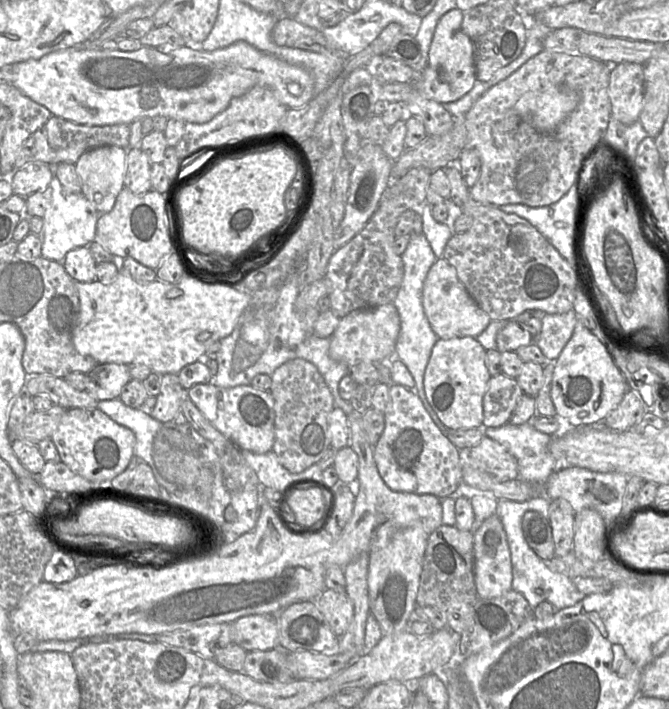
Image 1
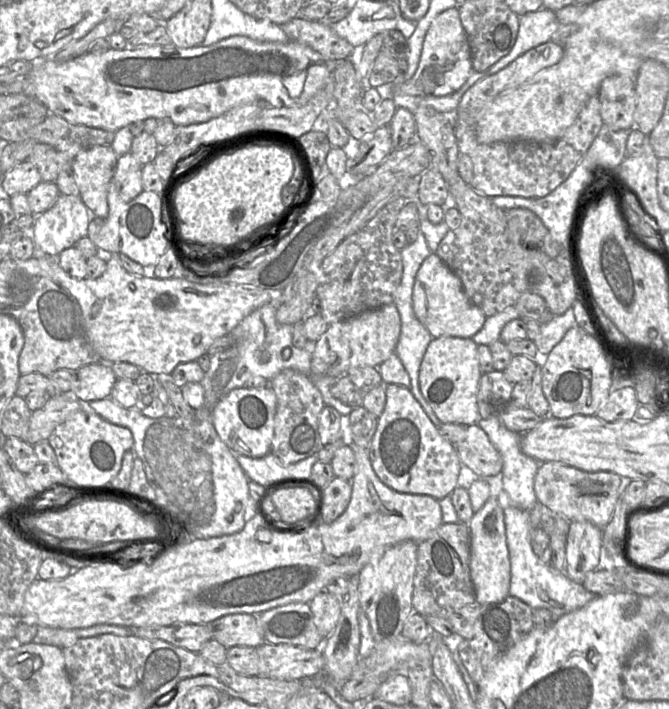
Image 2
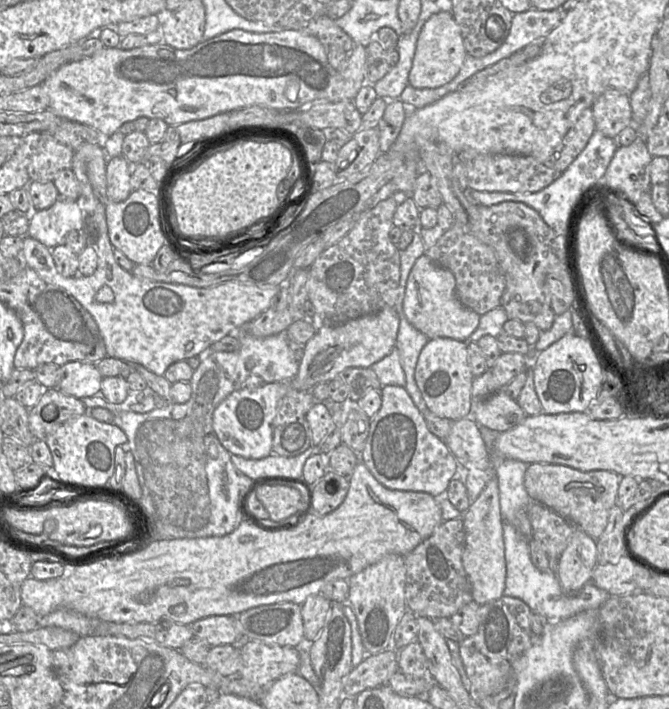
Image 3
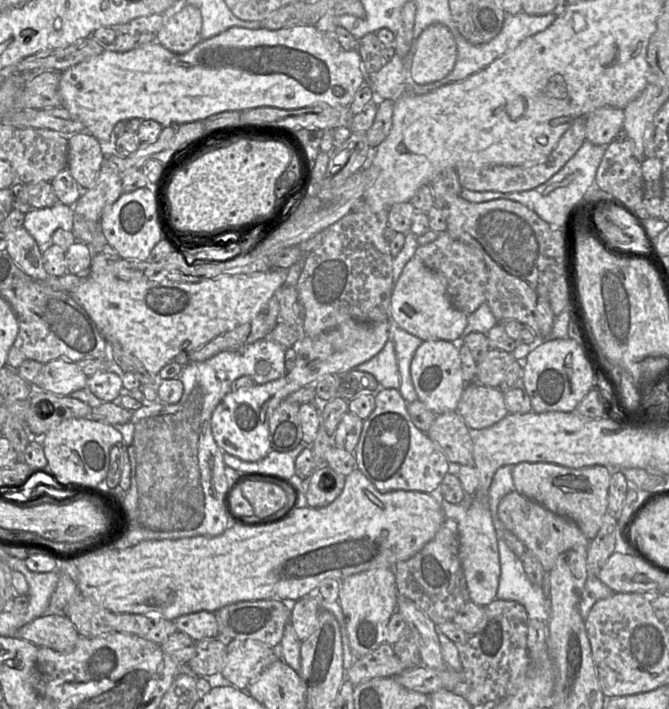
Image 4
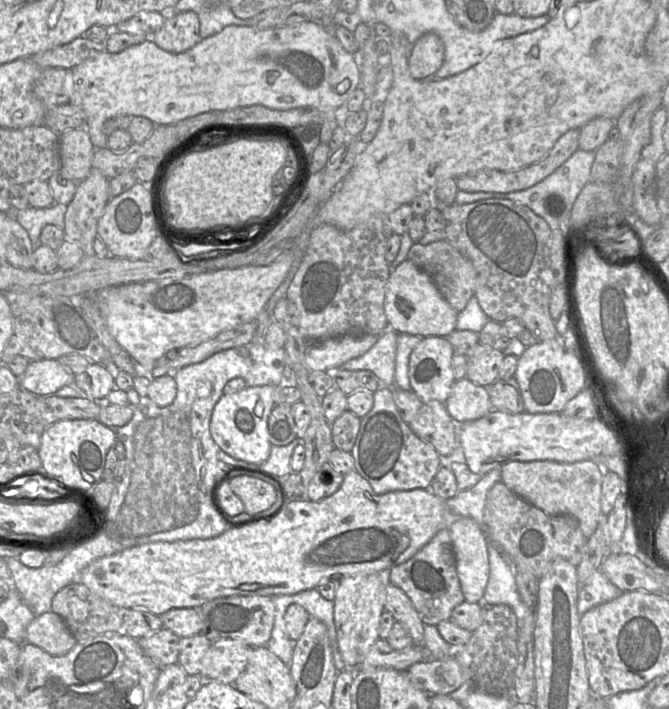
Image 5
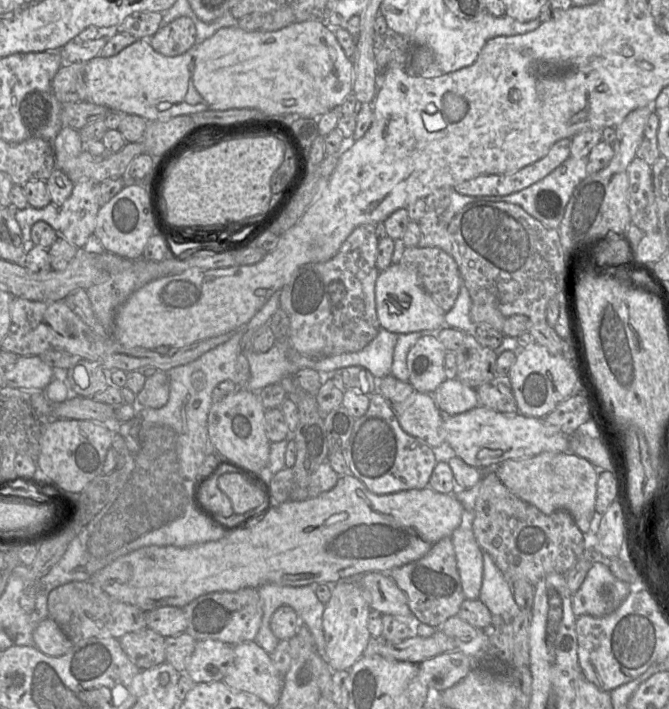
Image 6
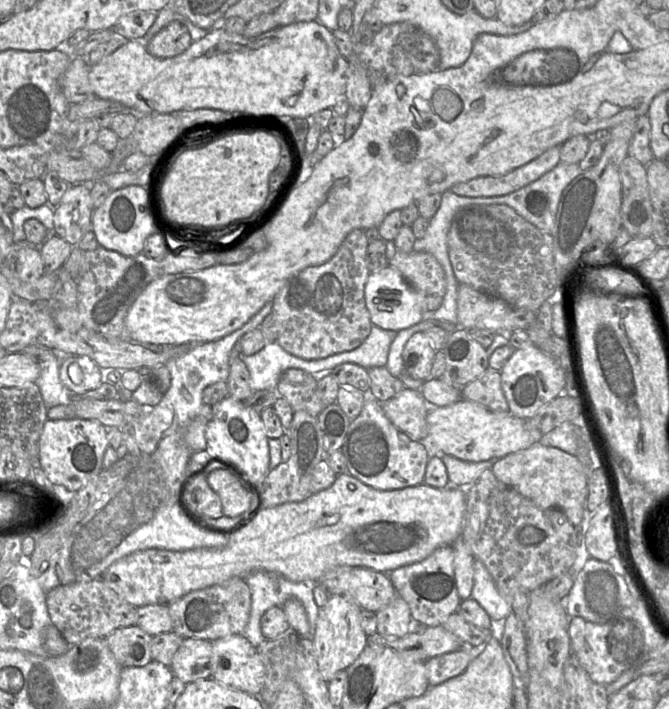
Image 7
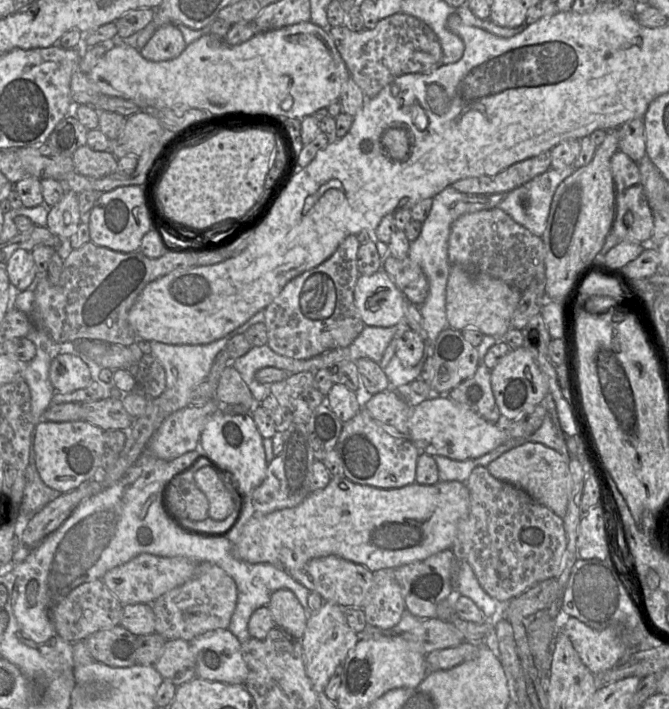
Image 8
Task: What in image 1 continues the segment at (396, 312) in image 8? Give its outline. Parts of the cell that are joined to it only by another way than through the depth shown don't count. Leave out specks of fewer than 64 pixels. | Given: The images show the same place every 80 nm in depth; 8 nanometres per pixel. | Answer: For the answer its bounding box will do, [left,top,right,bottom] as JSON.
[422,258,491,338]

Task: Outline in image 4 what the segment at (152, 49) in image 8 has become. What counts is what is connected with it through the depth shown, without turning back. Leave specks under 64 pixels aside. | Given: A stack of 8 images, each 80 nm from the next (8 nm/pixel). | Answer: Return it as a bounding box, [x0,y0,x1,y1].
[156,4,202,54]

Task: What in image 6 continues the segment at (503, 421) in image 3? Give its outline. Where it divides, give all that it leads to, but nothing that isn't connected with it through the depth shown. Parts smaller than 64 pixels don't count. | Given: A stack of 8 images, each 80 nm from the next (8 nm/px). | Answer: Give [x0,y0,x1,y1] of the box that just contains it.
[431,379,479,416]

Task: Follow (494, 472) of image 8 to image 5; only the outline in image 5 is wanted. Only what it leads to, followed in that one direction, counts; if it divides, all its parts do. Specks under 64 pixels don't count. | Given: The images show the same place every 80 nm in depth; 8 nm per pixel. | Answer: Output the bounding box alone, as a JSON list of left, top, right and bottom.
[500,460,603,539]

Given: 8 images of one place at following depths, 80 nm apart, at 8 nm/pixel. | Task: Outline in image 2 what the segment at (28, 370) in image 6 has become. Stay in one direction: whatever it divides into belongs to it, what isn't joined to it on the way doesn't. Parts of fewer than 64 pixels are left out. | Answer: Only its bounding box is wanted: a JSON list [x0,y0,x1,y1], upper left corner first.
[72,363,117,402]

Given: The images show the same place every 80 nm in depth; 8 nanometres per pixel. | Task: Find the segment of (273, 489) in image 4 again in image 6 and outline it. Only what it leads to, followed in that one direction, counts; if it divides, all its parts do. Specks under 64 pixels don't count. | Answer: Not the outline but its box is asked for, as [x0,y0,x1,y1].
[217,472,264,514]

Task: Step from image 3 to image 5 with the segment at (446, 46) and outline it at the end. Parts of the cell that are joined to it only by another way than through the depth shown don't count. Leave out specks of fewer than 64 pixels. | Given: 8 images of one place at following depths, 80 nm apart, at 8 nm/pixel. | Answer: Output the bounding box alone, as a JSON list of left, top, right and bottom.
[409,33,445,80]

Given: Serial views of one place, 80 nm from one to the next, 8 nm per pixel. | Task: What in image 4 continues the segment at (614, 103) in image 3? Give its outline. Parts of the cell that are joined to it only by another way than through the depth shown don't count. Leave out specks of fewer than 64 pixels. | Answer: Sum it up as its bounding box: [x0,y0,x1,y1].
[586,106,624,145]

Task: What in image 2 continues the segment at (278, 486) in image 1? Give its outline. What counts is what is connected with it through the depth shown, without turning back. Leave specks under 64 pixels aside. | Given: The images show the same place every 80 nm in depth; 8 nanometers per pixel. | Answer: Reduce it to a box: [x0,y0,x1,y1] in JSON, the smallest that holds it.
[235,452,318,486]

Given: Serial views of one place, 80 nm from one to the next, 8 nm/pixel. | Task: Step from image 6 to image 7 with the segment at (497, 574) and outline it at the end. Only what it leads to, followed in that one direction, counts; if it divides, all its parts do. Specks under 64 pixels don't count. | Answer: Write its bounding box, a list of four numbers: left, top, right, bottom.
[471,560,512,620]

